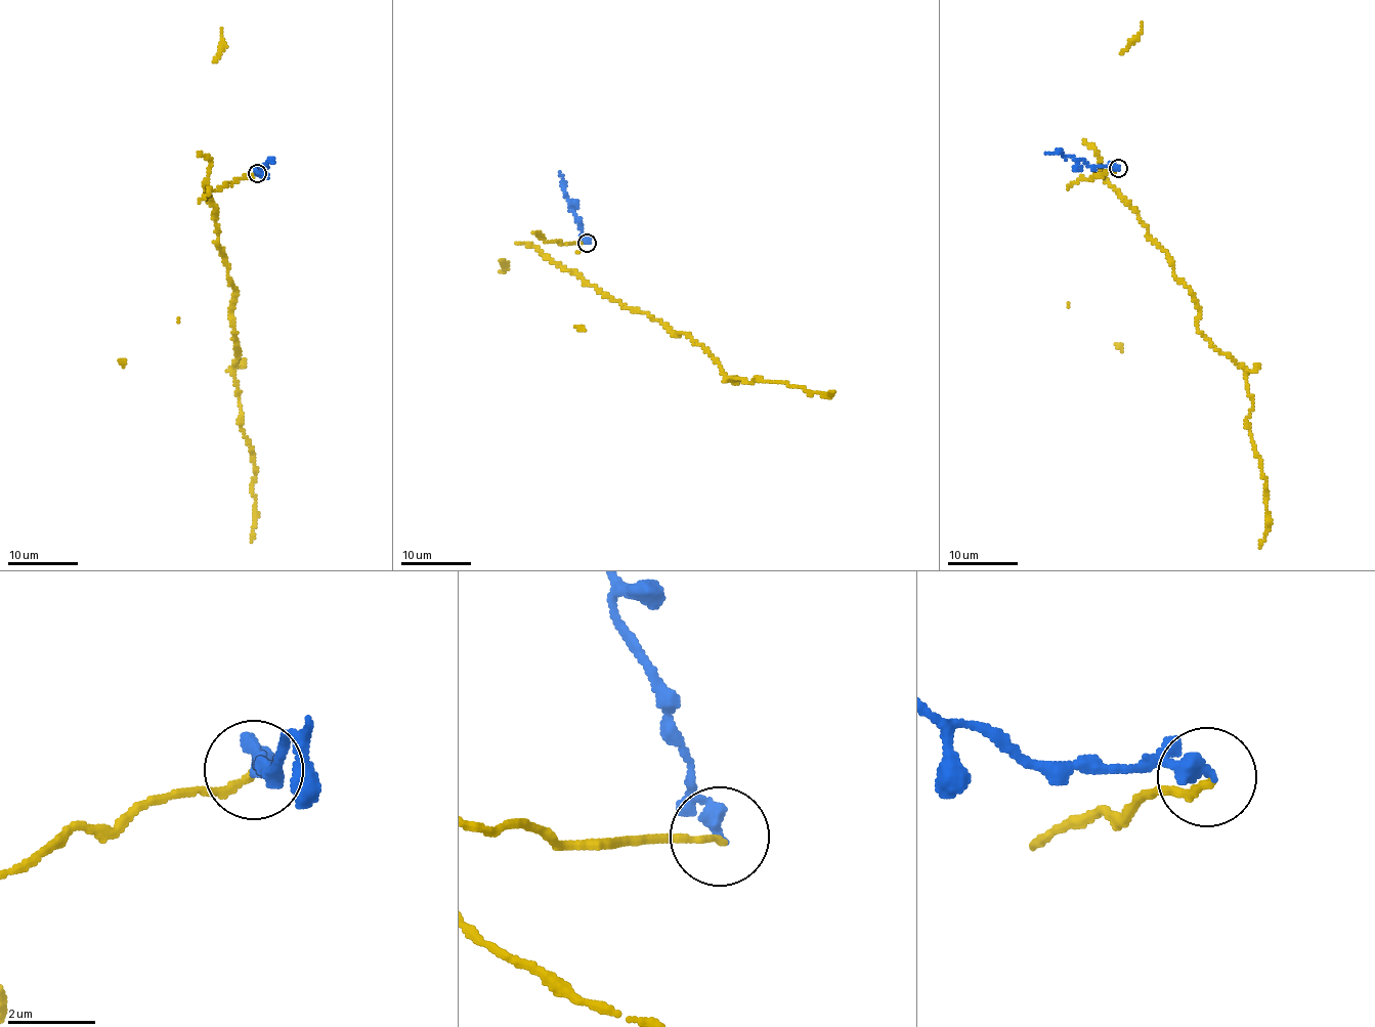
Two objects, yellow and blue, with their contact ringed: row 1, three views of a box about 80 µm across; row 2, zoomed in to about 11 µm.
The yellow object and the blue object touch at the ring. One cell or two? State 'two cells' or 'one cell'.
two cells

